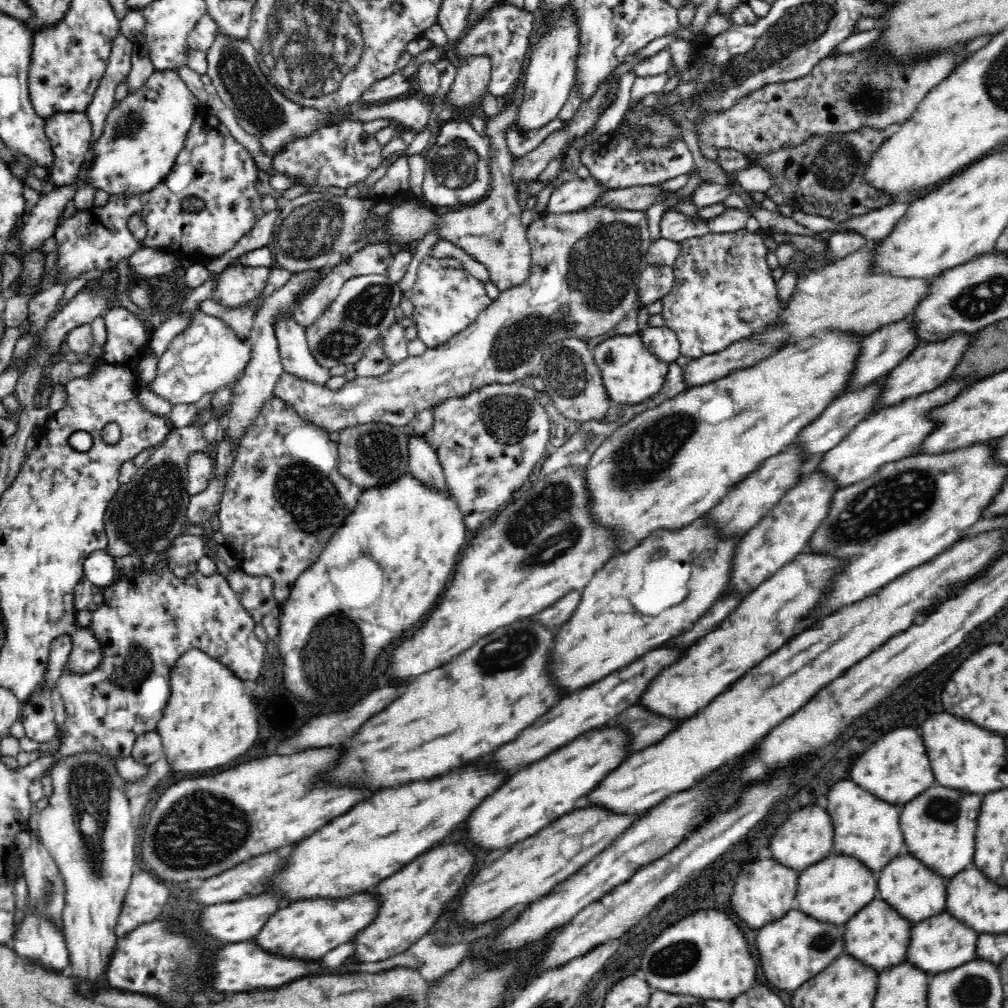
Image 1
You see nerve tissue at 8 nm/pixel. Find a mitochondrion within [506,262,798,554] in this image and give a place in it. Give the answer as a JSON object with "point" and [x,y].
{"point":[647,454]}

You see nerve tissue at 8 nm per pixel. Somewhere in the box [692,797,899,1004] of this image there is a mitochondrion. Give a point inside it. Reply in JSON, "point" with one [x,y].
{"point":[823,942]}

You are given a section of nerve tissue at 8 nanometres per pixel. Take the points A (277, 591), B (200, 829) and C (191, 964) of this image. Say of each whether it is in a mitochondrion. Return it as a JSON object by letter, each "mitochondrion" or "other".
{"A":"other","B":"mitochondrion","C":"mitochondrion"}

